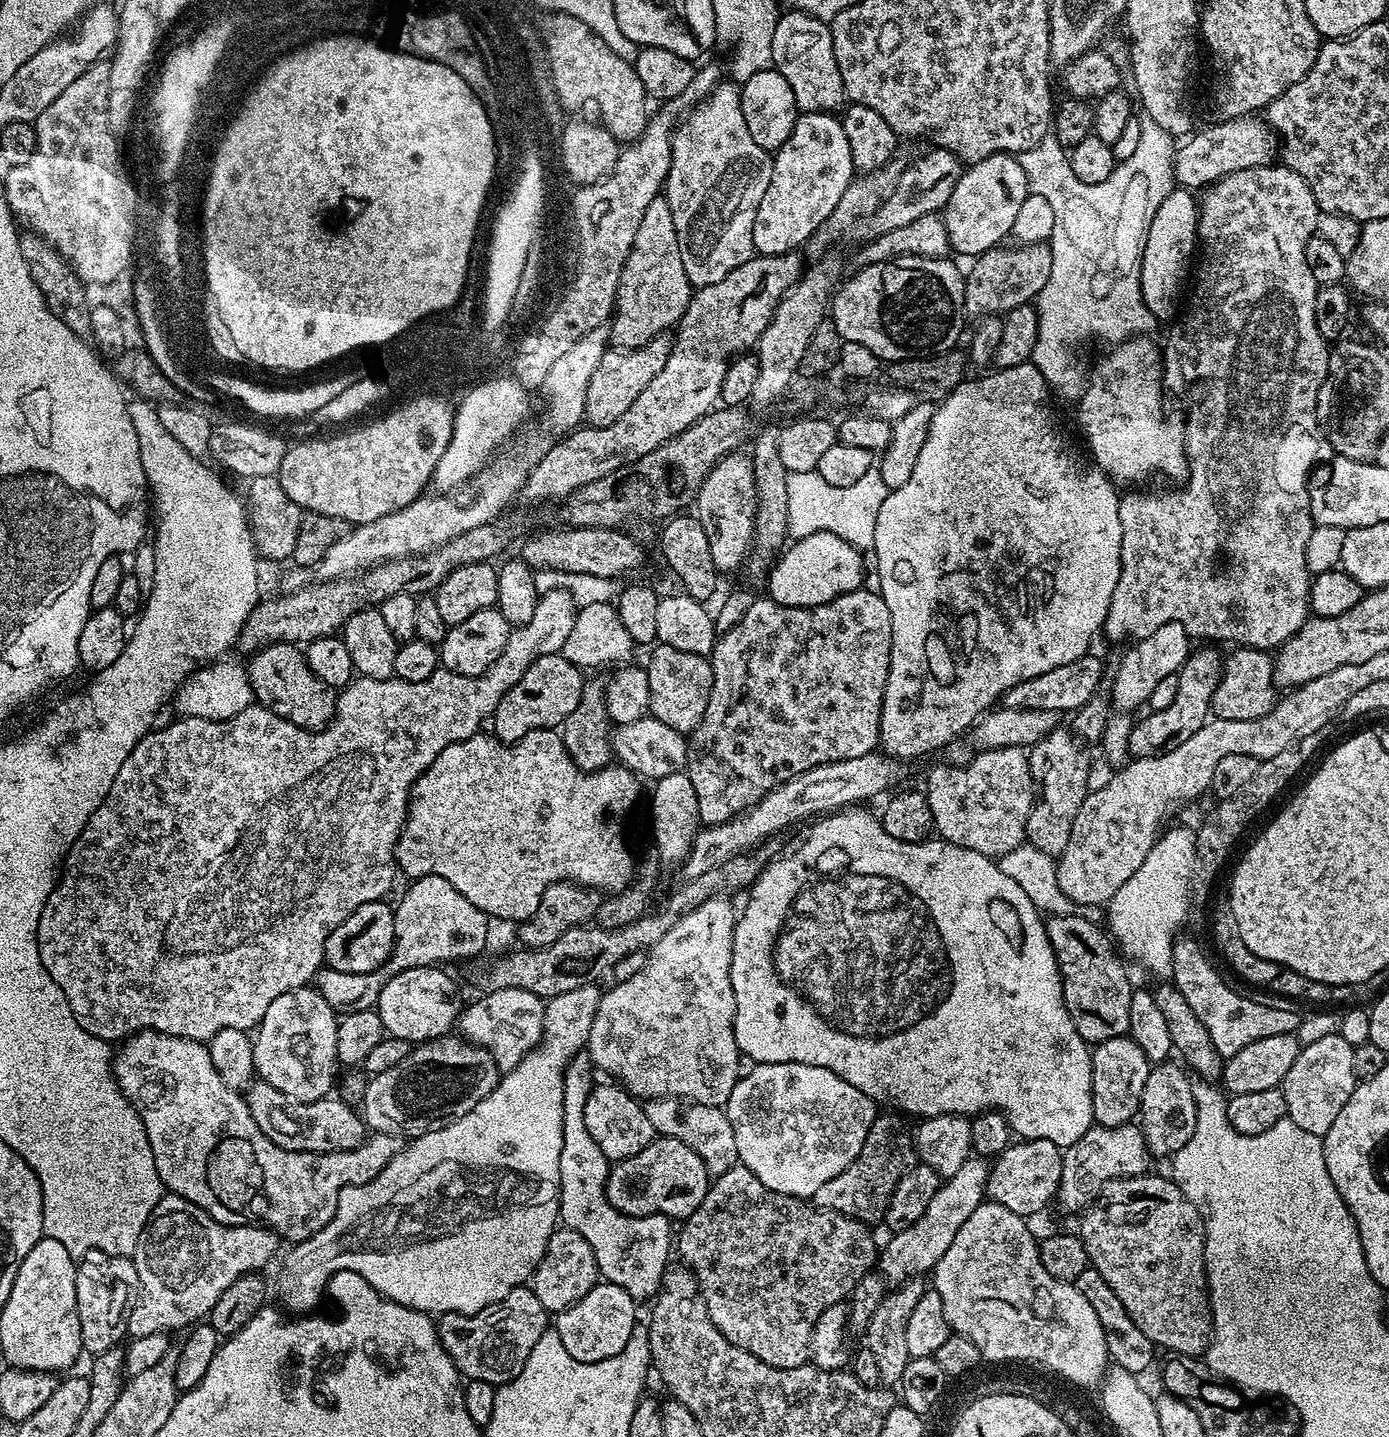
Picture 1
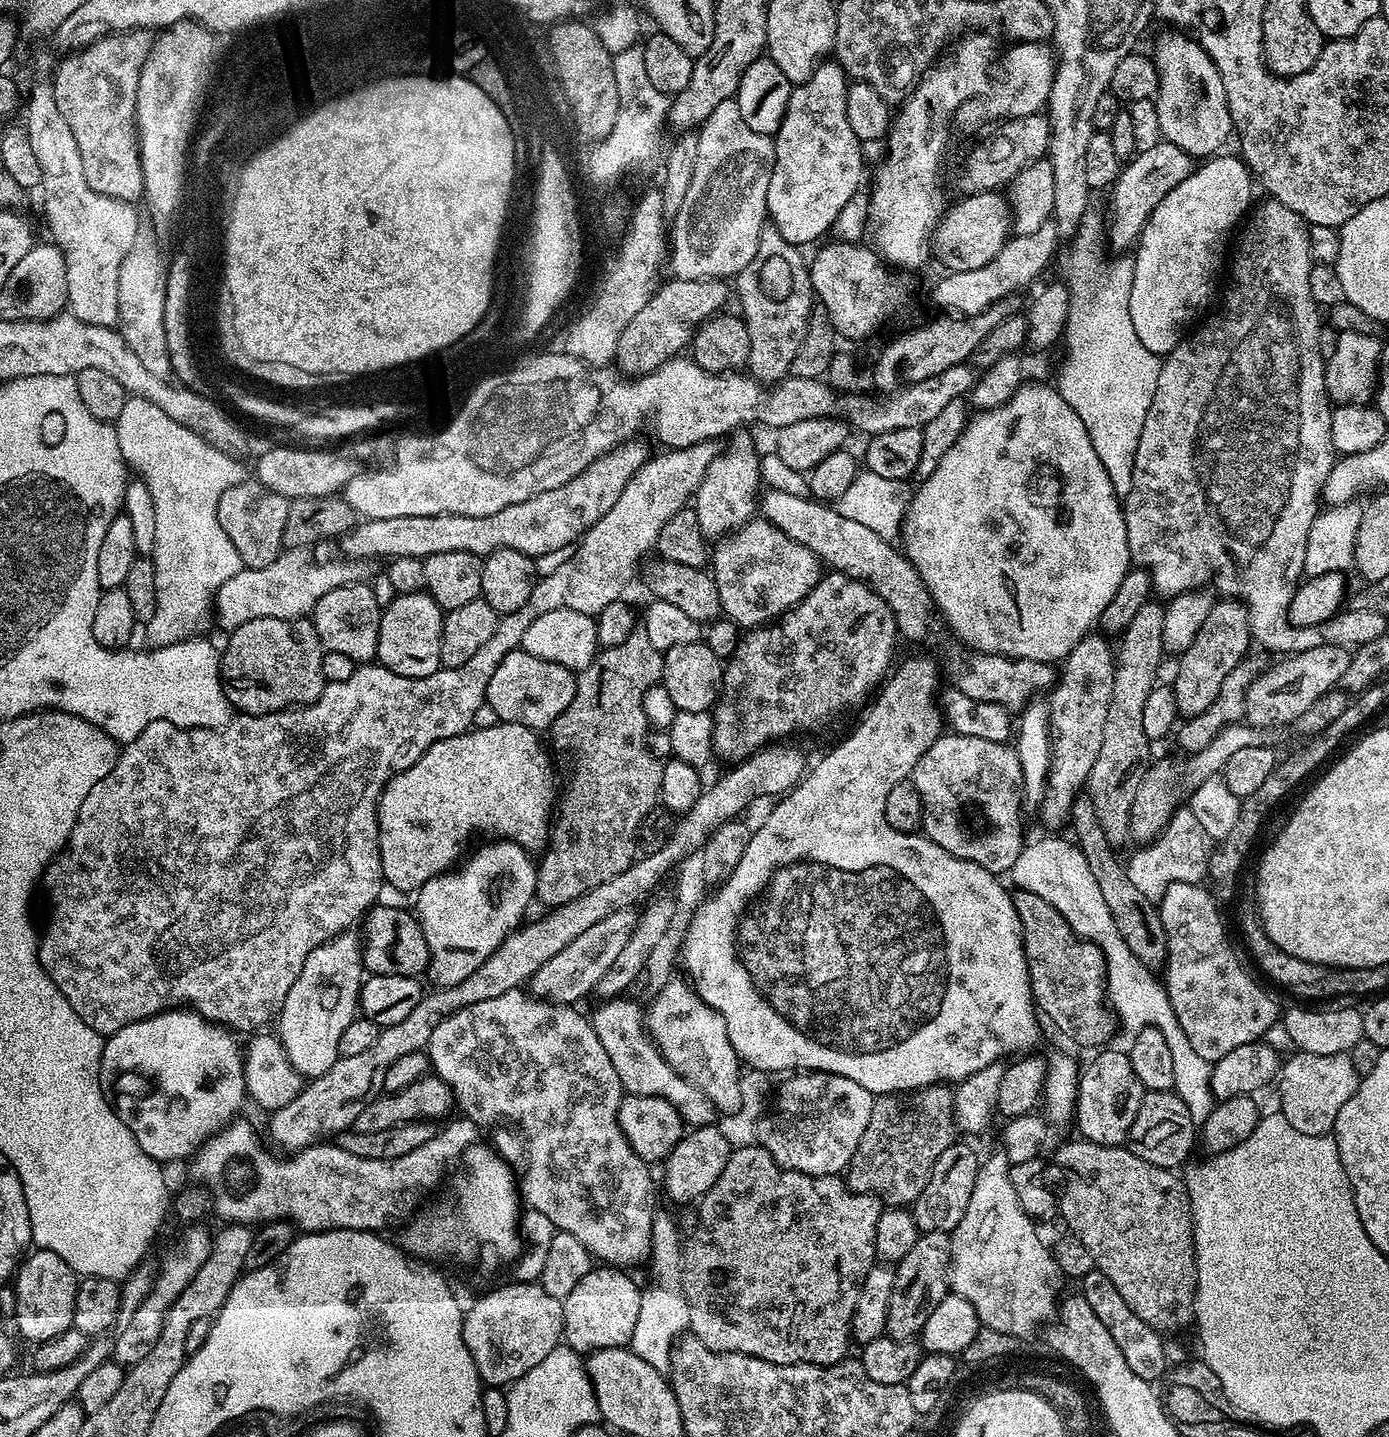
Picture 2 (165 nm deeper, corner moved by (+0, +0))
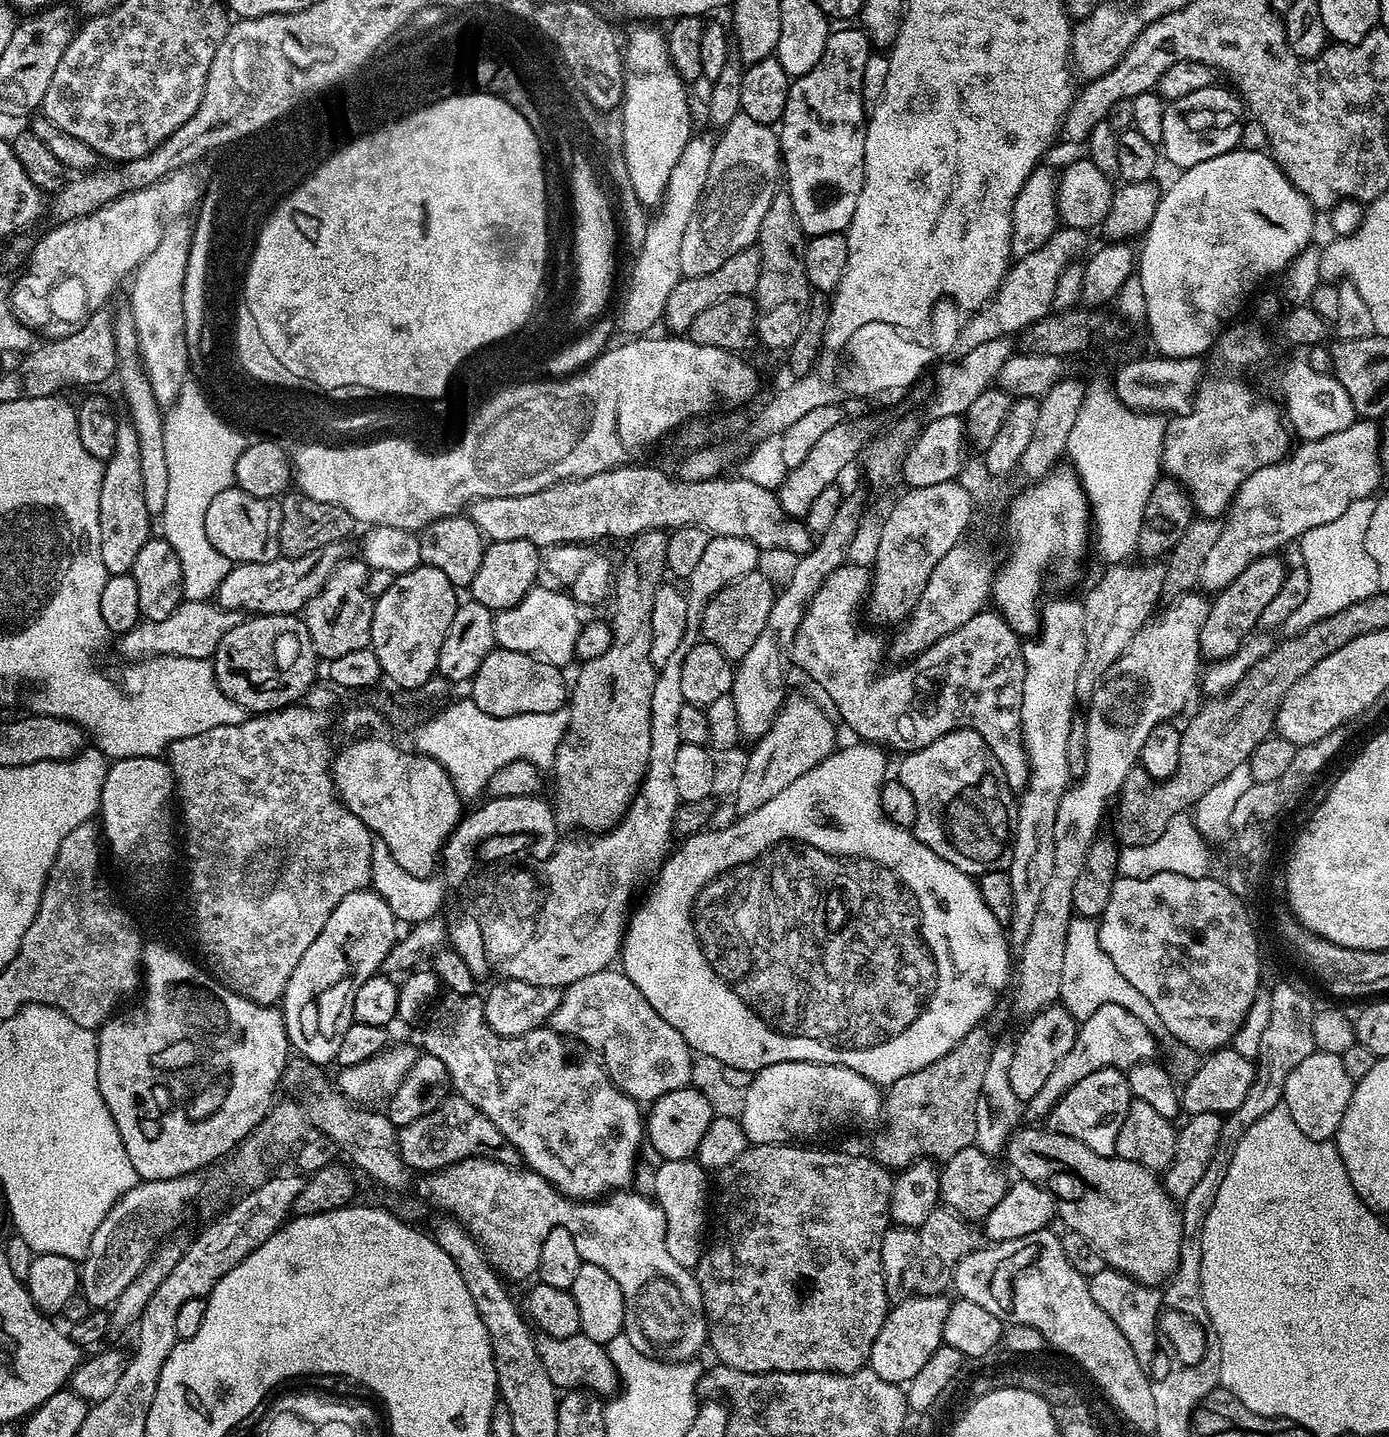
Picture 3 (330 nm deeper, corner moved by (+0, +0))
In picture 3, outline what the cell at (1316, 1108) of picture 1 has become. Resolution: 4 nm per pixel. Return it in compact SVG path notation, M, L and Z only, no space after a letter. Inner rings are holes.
M1315 1050L1290 1070L1282 1104L1288 1109L1294 1126L1298 1126L1298 1130L1302 1130L1306 1138L1332 1140L1342 1122L1342 1114L1346 1114L1353 1087L1354 1082L1342 1067L1340 1054Z

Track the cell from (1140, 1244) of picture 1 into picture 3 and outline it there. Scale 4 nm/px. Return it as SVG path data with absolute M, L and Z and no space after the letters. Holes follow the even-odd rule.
M1047 1126L1024 1127L1017 1127L1012 1133L1006 1157L1020 1171L1017 1173L1039 1178L1044 1187L1055 1196L1059 1223L1064 1223L1063 1227L1067 1231L1082 1234L1082 1238L1090 1242L1090 1246L1103 1258L1107 1267L1124 1272L1140 1284L1160 1286L1170 1281L1179 1266L1183 1218L1177 1201L1164 1188L1161 1177L1146 1166L1123 1160L1121 1156L1094 1154L1090 1146L1066 1134L1058 1134Z

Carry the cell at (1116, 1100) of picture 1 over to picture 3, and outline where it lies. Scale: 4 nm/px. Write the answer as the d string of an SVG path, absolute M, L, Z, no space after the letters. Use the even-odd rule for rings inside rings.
M1103 1068L1090 1078L1082 1078L1078 1086L1070 1086L1066 1094L1046 1117L1047 1127L1058 1134L1066 1134L1094 1150L1094 1154L1103 1156L1116 1155L1118 1130L1122 1130L1122 1122L1130 1110L1134 1097L1128 1085L1127 1075L1118 1068Z

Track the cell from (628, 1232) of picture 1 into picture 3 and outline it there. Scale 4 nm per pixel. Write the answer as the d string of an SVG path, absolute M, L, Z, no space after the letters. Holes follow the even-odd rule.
M479 995L446 996L431 1009L432 1017L422 1030L422 1044L427 1055L439 1058L446 1065L455 1095L482 1110L516 1147L521 1161L564 1196L572 1200L598 1200L627 1189L638 1163L640 1140L642 1144L646 1136L641 1105L617 1088L595 1059L571 1060L564 1049L565 1037L550 1026L521 1036L500 1036L486 1022L484 1001Z

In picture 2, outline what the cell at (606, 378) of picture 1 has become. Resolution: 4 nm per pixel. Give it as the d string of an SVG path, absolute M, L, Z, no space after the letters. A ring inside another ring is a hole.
M672 278L669 281L669 284L664 282L657 287L656 295L650 298L650 302L646 302L646 306L642 306L642 310L638 310L638 314L634 314L634 318L630 318L630 326L626 326L626 330L622 330L622 338L618 342L614 364L623 375L629 378L656 372L668 360L677 359L683 353L680 351L683 348L685 351L691 345L696 329L699 328L702 321L708 319L709 316L717 315L723 309L720 307L728 300L728 292L730 296L729 285L723 280L678 280Z

